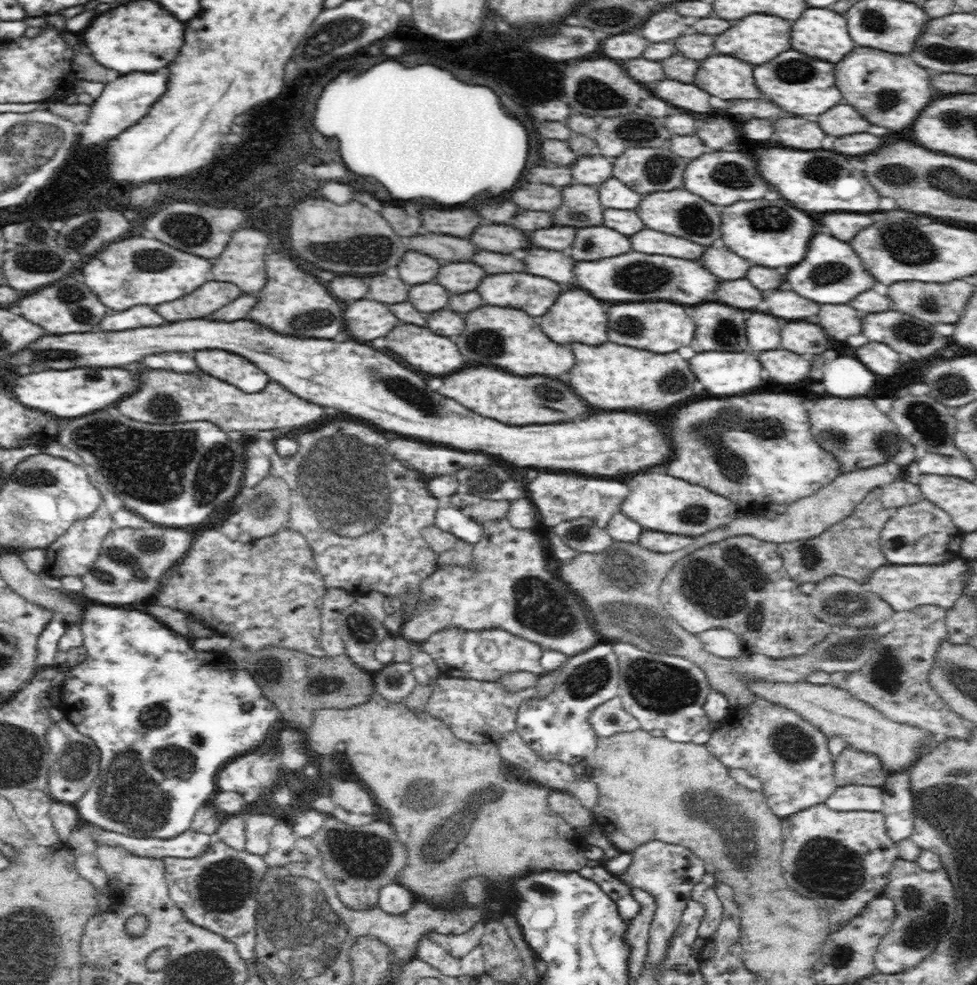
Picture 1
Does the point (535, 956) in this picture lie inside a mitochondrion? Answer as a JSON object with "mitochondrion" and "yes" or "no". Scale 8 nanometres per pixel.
{"mitochondrion":"no"}

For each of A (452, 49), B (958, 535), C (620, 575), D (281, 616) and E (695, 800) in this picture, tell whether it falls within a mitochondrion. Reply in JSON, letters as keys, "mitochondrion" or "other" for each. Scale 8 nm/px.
{"A":"other","B":"other","C":"mitochondrion","D":"other","E":"mitochondrion"}

